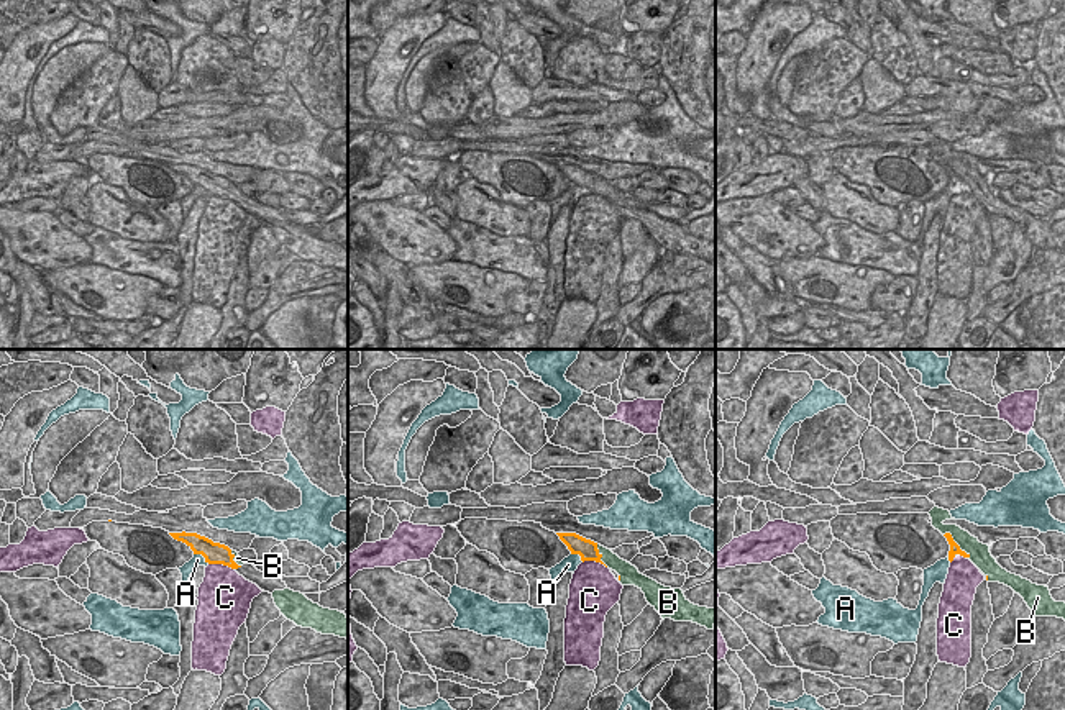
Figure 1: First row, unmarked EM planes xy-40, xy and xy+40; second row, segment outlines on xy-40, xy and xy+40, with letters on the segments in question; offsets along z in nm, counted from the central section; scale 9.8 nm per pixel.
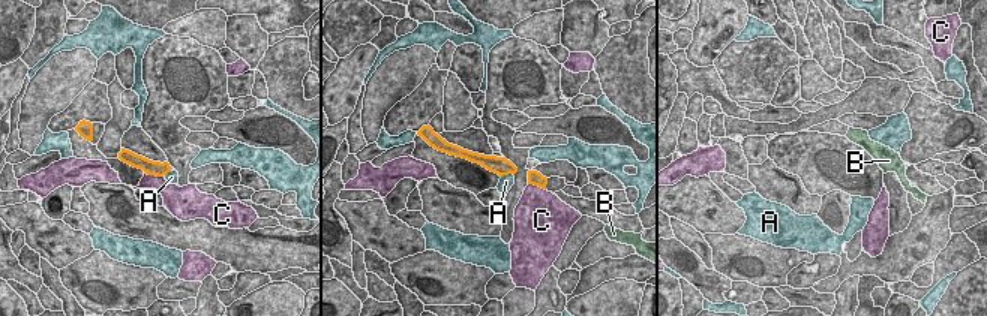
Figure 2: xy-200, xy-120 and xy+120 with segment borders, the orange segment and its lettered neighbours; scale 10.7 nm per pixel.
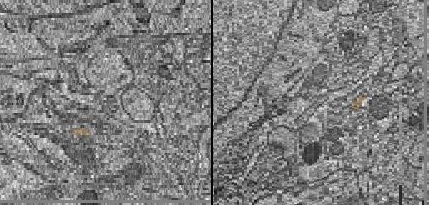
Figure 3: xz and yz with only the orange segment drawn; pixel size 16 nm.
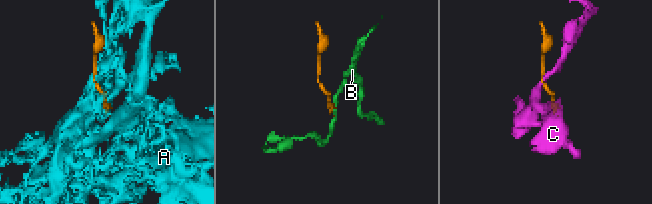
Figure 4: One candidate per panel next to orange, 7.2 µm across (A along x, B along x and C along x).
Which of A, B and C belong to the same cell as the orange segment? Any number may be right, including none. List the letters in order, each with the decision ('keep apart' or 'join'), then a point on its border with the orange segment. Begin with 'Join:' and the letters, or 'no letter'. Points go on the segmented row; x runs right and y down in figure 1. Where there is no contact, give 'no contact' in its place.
Join: no letter
A: keep apart | xy-40 (202, 555)
B: keep apart | xy+40 (955, 543)
C: keep apart | xy-40 (222, 563)

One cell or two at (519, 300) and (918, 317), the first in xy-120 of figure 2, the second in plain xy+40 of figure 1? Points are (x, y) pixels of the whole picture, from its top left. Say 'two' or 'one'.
two

